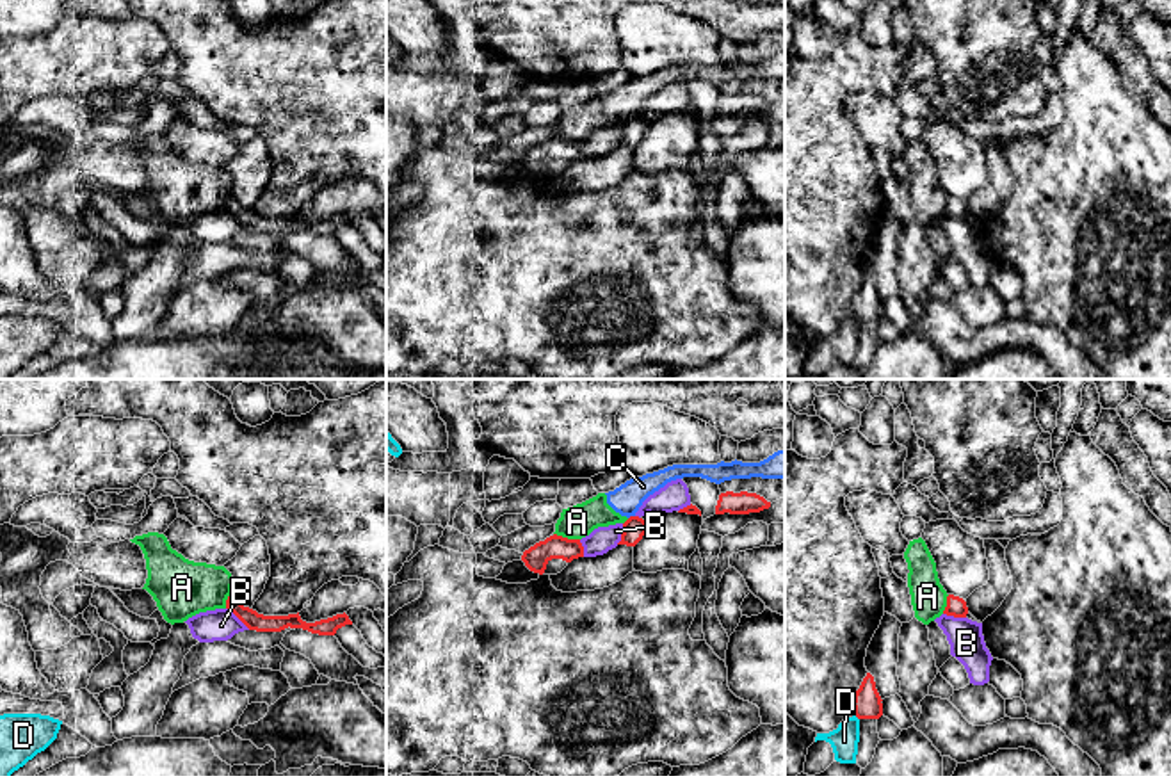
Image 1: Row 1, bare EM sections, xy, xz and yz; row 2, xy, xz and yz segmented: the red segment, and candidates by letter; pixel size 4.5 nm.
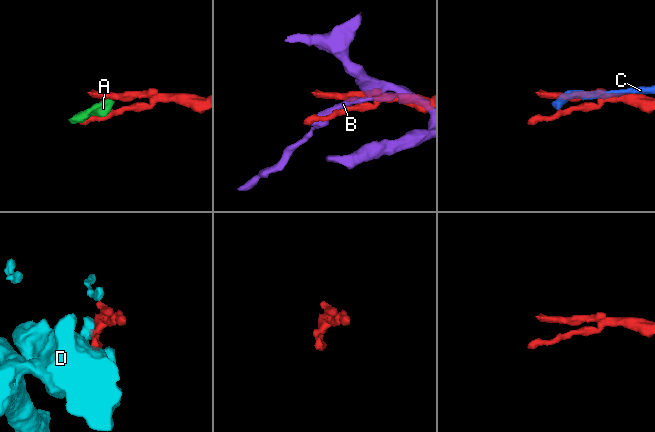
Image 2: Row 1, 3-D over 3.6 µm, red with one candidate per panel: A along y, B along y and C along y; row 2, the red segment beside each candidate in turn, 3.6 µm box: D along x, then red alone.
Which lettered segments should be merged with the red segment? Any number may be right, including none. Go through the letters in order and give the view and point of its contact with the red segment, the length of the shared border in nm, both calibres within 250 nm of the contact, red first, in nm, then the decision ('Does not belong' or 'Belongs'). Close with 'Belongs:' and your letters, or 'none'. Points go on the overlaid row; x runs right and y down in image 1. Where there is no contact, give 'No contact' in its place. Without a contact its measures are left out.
A: Touches red at xz (566, 538). Shared border 120 nm. Thickness 110 nm (red) against 150 nm. Does not belong
B: Touches red at xy (239, 618). Shared border 150 nm. Thickness 80 nm (red) against 140 nm. Does not belong
C: Touches red at xz (630, 517). Shared border 40 nm. Thickness 100 nm (red) against 140 nm. Does not belong
D: Touches red at yz (856, 716). Shared border 40 nm. Thickness 130 nm (red) against 130 nm. Does not belong
Belongs: none

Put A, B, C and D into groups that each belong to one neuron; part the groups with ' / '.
A C / B / D

